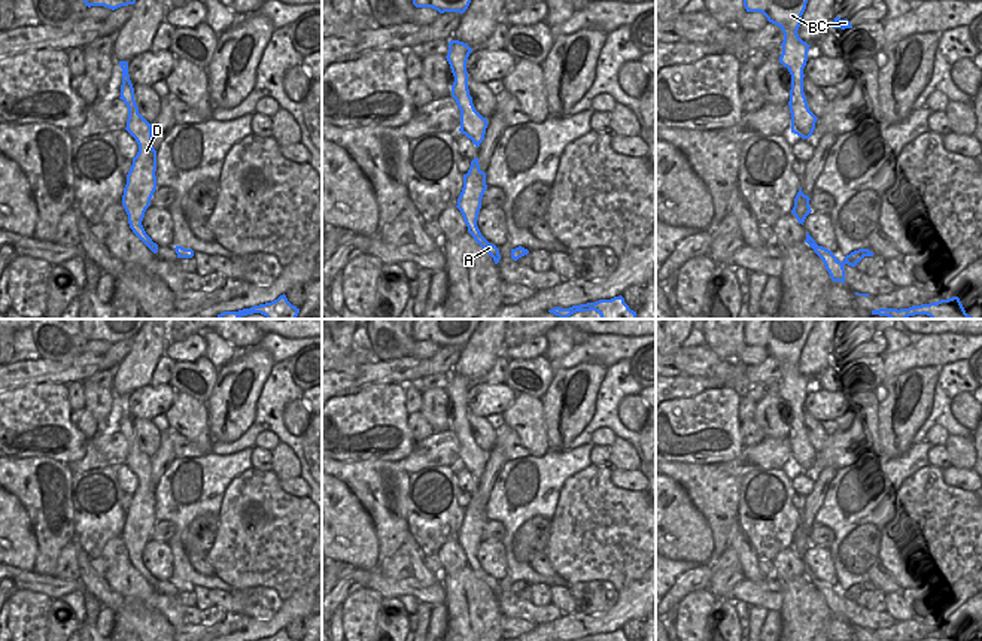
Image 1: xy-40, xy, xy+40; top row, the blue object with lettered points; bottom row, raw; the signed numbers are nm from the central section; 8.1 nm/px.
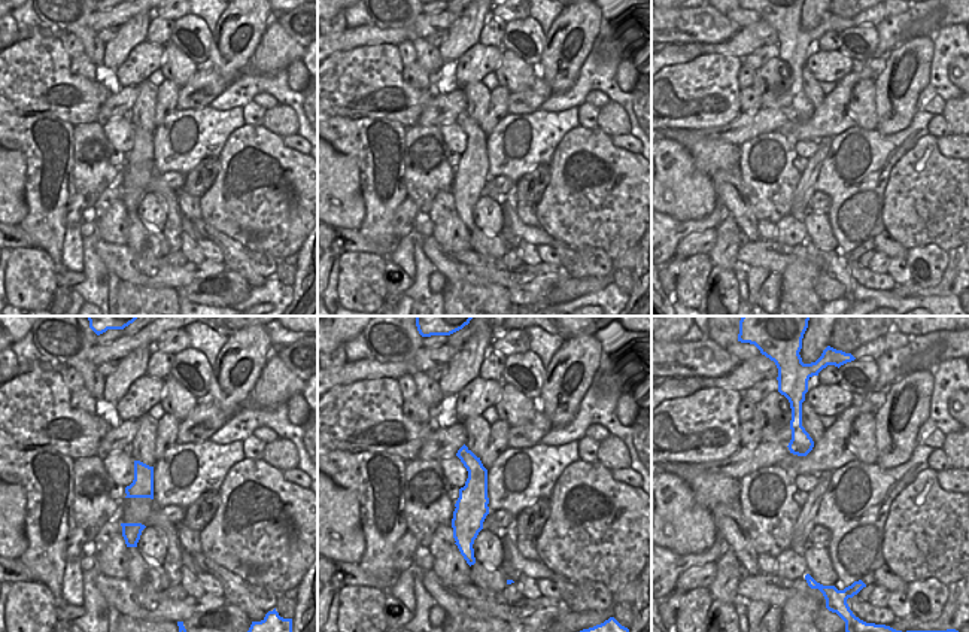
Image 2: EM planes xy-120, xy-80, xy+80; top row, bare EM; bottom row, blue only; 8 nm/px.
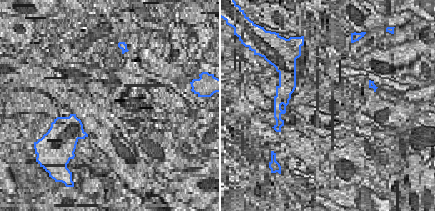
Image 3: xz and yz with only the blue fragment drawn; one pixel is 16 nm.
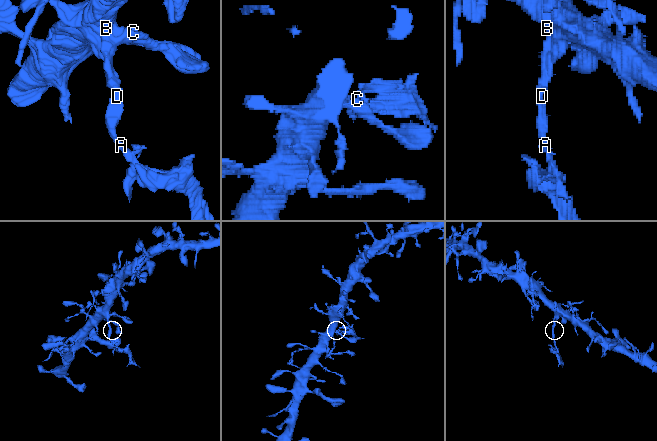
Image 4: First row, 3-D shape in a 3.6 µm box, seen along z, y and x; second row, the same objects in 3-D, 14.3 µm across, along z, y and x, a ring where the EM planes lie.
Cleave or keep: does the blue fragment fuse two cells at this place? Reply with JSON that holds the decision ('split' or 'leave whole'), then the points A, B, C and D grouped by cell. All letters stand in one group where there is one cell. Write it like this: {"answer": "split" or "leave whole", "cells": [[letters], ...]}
{"answer": "split", "cells": [["A", "D"], ["B", "C"]]}

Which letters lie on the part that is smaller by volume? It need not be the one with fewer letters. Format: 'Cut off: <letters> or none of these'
Cut off: A, D

